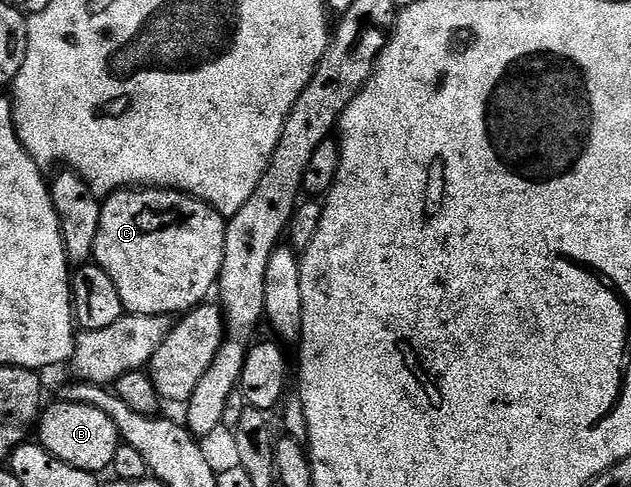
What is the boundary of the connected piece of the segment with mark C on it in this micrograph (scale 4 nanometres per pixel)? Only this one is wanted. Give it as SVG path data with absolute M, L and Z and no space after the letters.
M141 188L140 190L122 190L104 197L99 218L99 234L95 238L93 247L93 260L109 275L111 282L115 282L115 290L119 290L119 298L123 302L128 314L143 314L144 316L172 317L173 312L184 314L191 308L197 307L206 299L209 291L214 291L218 283L221 267L223 266L223 250L225 249L226 217L220 216L215 209L189 196L186 192L174 192L171 188Z

